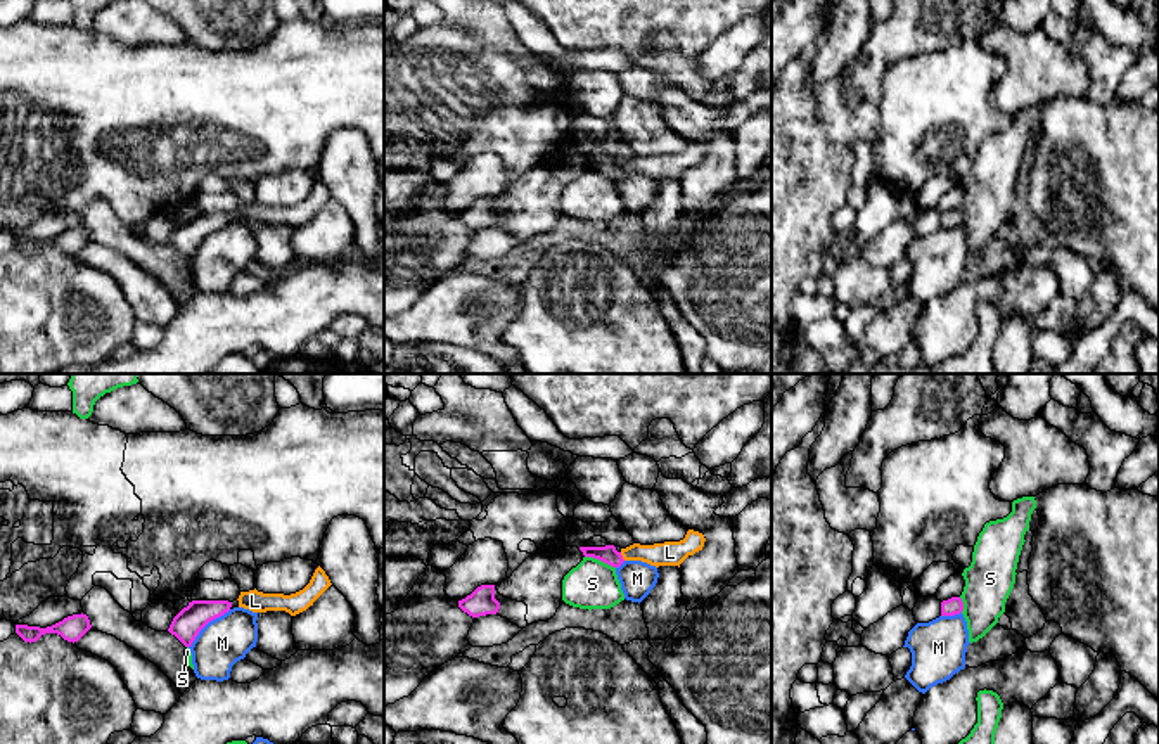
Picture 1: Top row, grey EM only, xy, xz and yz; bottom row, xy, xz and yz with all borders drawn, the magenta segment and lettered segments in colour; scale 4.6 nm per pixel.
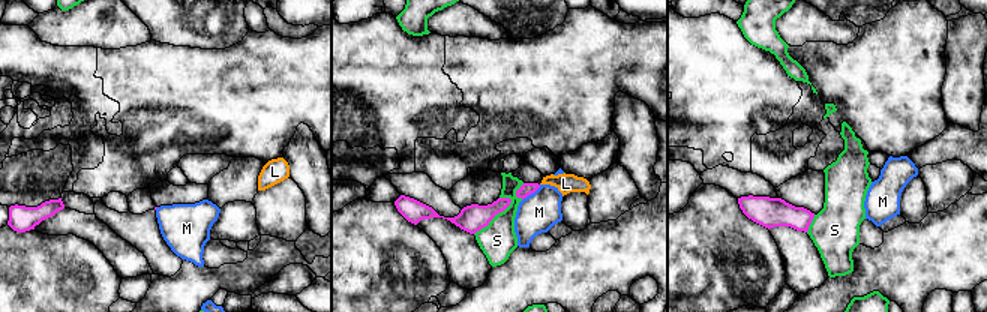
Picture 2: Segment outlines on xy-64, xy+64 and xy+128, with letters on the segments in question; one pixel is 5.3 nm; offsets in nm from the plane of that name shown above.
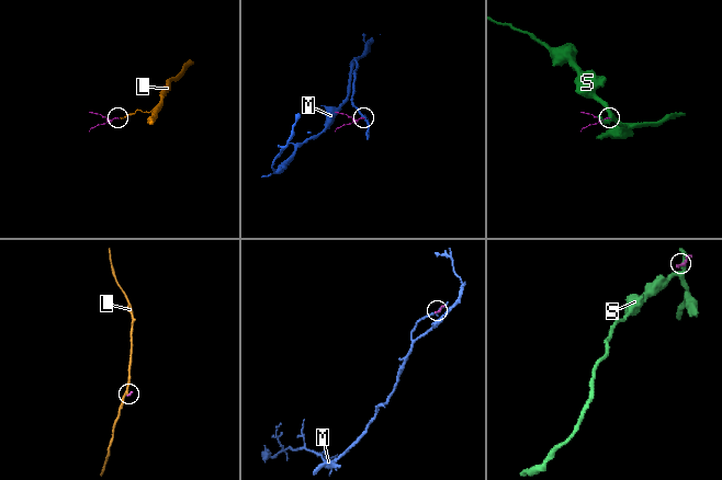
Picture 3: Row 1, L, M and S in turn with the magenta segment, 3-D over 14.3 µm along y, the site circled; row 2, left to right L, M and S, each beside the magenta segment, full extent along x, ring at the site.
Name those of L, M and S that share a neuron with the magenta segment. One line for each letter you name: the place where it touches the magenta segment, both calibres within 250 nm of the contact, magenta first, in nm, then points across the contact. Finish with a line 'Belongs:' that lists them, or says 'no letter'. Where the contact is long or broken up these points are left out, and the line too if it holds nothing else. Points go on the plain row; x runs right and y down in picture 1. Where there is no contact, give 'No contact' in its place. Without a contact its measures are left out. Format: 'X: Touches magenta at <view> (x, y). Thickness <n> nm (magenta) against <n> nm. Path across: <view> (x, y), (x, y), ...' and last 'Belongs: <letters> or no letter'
L: Touches magenta at xz (621, 168). Thickness 90 nm (magenta) against 110 nm. Path across: xz (608, 166), (621, 168), (632, 165), (670, 165)
Belongs: L

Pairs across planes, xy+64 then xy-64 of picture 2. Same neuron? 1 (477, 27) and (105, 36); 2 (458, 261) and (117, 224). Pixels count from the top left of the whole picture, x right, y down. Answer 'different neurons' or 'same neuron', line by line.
1: same neuron
2: different neurons

